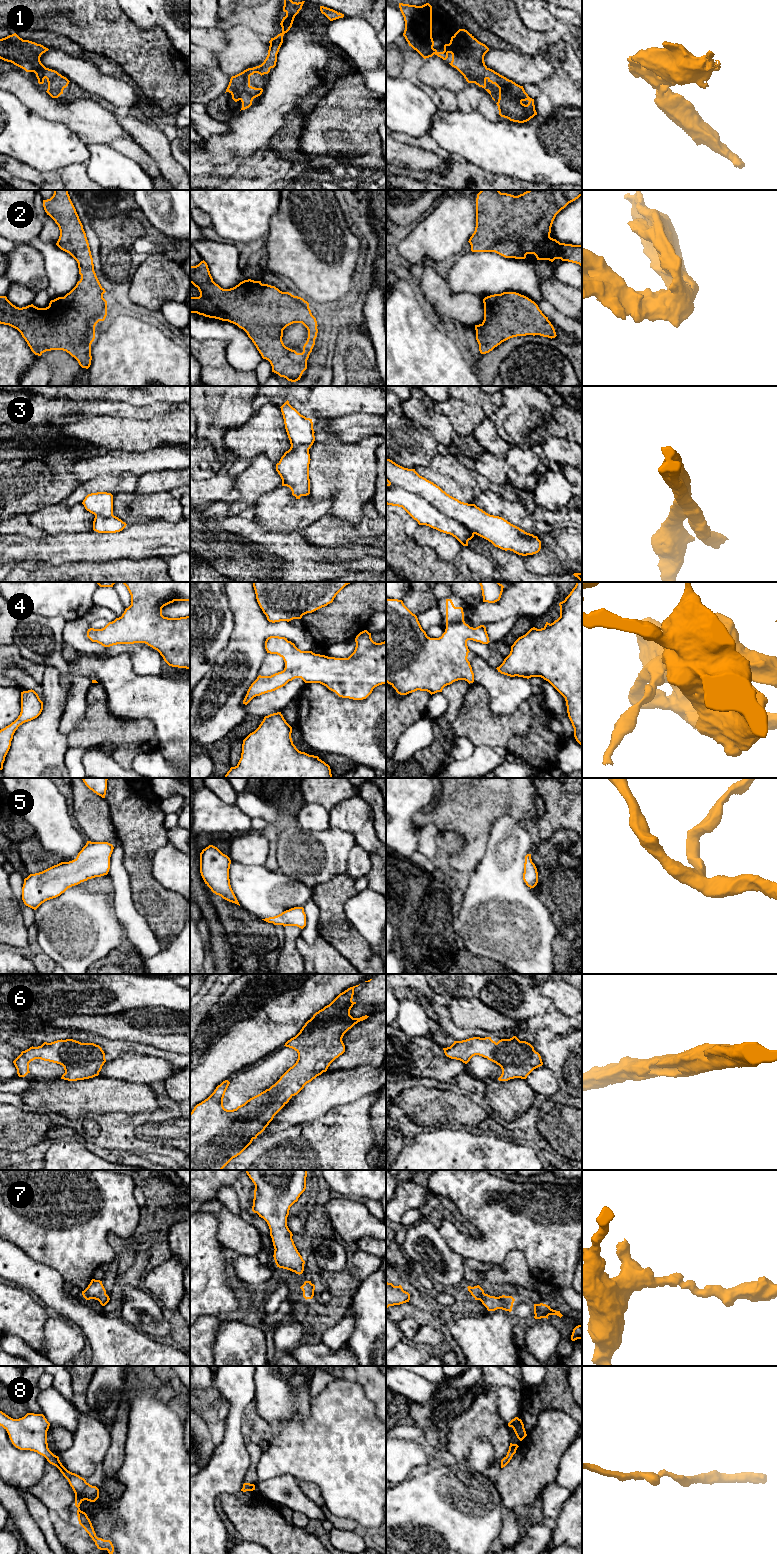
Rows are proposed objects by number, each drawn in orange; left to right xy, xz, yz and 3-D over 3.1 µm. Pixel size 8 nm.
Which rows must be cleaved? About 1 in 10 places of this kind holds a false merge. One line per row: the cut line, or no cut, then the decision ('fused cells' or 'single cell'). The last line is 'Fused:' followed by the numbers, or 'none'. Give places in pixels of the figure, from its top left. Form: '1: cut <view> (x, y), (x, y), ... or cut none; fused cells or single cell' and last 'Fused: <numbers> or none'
1: cut none; single cell
2: cut none; single cell
3: cut none; single cell
4: cut none; single cell
5: cut none; single cell
6: cut none; single cell
7: cut none; single cell
8: cut none; single cell
Fused: none

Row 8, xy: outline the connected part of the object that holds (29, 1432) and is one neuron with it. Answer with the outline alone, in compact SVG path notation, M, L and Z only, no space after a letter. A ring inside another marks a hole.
M0 1411L0 1426L7 1431L12 1444L16 1448L37 1452L60 1470L75 1493L75 1506L78 1508L79 1524L89 1534L98 1549L107 1550L109 1554L113 1554L114 1546L112 1542L96 1536L87 1514L79 1508L84 1500L95 1502L99 1498L99 1489L87 1483L79 1475L68 1471L60 1462L59 1457L49 1450L47 1431L50 1423L45 1416L43 1414L27 1413L22 1418L13 1419Z

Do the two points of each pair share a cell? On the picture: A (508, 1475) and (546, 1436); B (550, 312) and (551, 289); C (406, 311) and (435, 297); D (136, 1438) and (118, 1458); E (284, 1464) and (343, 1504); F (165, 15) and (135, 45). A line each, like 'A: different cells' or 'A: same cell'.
A: same cell
B: different cells
C: different cells
D: different cells
E: same cell
F: different cells

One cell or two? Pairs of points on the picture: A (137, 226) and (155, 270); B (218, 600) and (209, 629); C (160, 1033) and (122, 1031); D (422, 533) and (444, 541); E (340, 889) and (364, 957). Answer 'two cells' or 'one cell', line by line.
A: two cells
B: one cell
C: one cell
D: one cell
E: one cell

